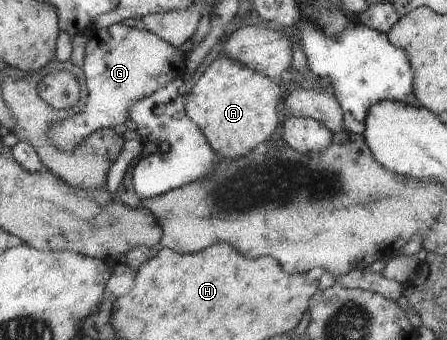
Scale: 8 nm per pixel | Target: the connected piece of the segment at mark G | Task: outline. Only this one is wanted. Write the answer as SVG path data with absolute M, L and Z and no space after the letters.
M117 23L108 28L95 29L94 36L85 47L82 69L90 91L87 107L75 117L69 117L58 126L58 136L53 145L61 151L73 153L95 131L117 127L129 121L129 109L133 103L157 93L169 83L177 81L185 72L185 57L171 43L141 25L129 27Z

